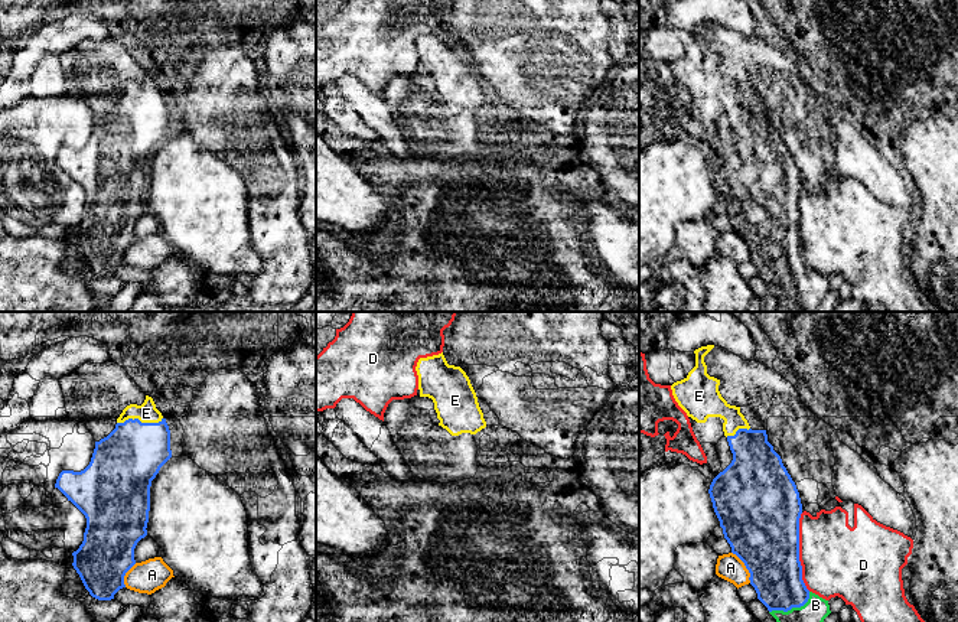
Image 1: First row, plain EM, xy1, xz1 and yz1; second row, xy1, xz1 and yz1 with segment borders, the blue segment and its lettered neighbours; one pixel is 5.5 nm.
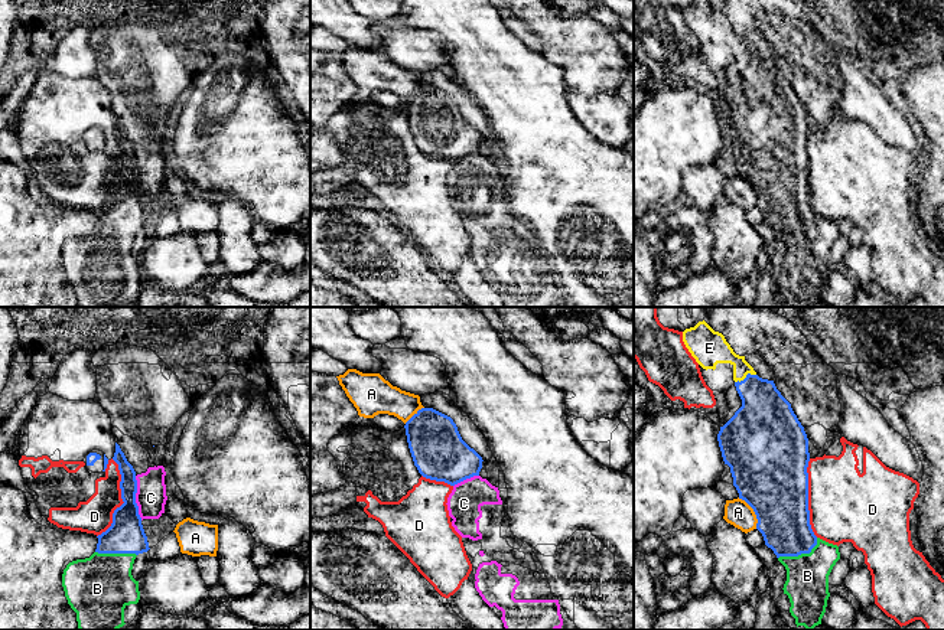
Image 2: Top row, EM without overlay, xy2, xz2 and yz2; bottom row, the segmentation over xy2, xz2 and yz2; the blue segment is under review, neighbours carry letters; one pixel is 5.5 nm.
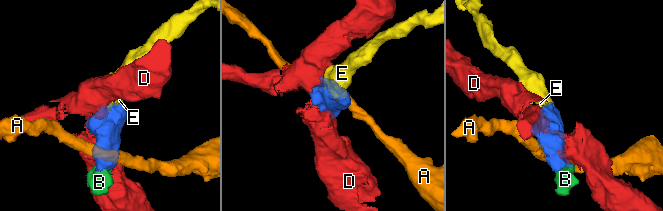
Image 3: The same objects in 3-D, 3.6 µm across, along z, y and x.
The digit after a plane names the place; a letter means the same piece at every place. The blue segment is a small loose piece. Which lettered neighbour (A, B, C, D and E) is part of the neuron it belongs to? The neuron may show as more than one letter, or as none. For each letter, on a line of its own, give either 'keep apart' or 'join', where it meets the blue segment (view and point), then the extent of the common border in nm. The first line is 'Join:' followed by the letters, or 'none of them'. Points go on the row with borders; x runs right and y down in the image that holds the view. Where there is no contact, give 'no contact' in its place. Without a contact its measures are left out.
Join: B, E
A: keep apart; meets blue in yz2 at (754, 511); contact 200 nm long
B: join; meets blue in yz1 at (792, 606); contact 260 nm long
C: keep apart; meets blue in xy2 at (134, 498); contact 260 nm long
D: keep apart; meets blue in xy2 at (121, 498); contact 440 nm long
E: join; meets blue in xy1 at (139, 420); contact 260 nm long

